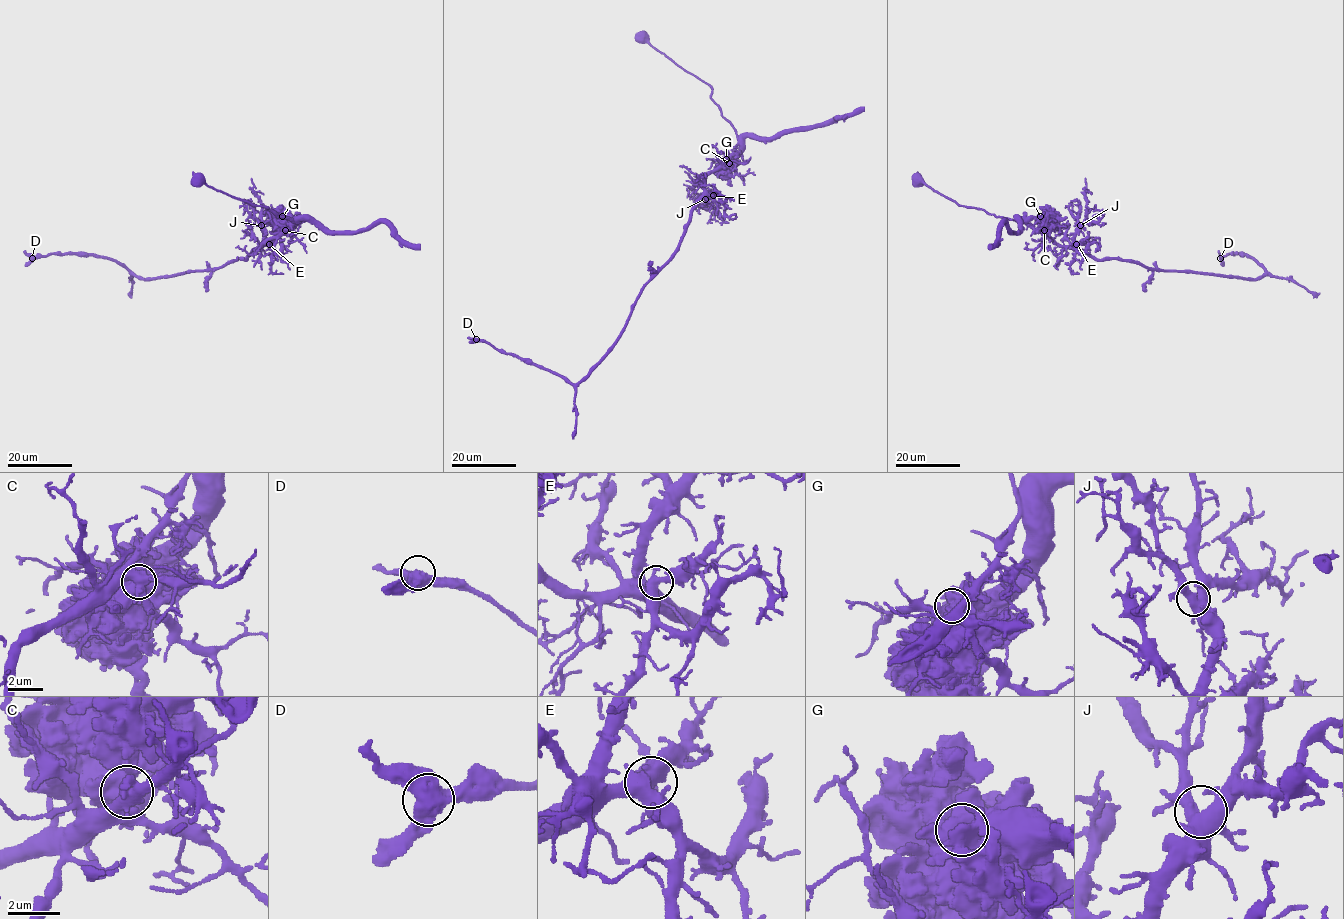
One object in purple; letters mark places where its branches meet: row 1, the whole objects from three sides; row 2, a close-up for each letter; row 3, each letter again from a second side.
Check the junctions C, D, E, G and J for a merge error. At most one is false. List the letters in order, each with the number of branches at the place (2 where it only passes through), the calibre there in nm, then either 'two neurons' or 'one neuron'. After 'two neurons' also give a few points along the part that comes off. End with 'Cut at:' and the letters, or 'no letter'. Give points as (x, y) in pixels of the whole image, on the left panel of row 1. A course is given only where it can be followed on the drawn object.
C: 4 branches meet; 550 nm thick; two neurons; foreign part runs (285, 230), (246, 259), (142, 279), (106, 257), (68, 253), (30, 257), (25, 250)
D: 3 branches meet; 550 nm thick; one neuron
E: 4 branches meet; 440 nm thick; one neuron
G: 4 branches meet; 500 nm thick; one neuron
J: 4 branches meet; 480 nm thick; one neuron
Cut at: C

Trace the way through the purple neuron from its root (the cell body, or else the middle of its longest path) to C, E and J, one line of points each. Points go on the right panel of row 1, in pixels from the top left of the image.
C: (918, 180), (959, 205), (979, 208), (996, 216), (1027, 223), (1040, 232), (1044, 230)
E: (918, 180), (959, 205), (979, 208), (996, 216), (1027, 223), (1061, 245), (1076, 244)
J: (918, 180), (959, 205), (979, 208), (996, 216), (1027, 223), (1061, 245), (1072, 242), (1080, 225)

